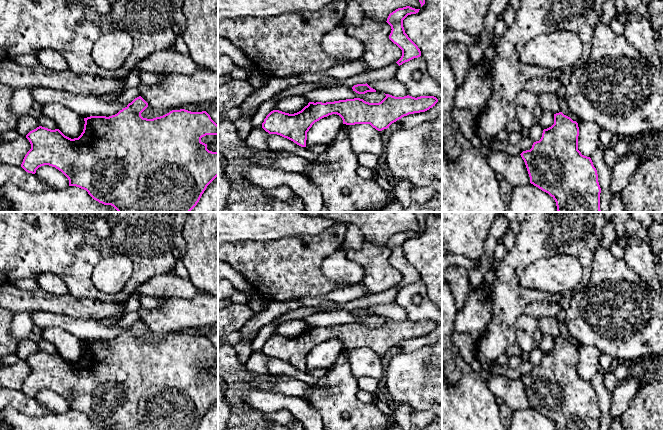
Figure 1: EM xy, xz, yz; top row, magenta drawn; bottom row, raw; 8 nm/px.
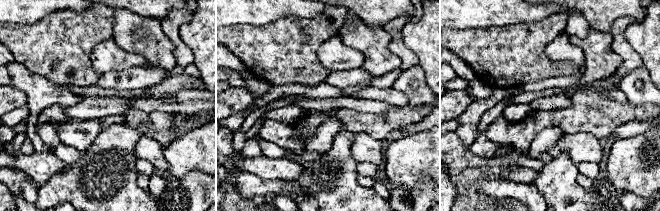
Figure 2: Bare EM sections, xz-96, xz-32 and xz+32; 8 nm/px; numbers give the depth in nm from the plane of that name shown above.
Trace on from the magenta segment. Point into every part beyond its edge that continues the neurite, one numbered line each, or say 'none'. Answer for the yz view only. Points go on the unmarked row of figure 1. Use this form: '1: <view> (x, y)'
none

